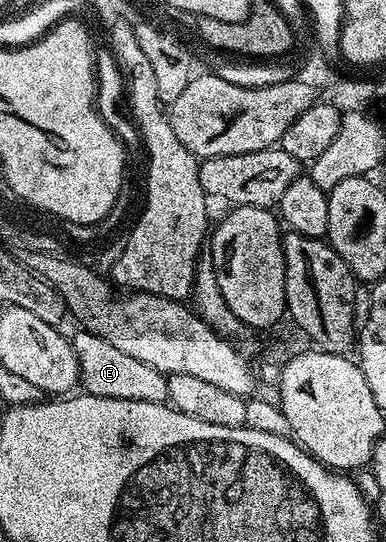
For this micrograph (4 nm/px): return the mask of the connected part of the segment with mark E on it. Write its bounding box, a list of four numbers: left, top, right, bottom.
[71,329,169,403]

